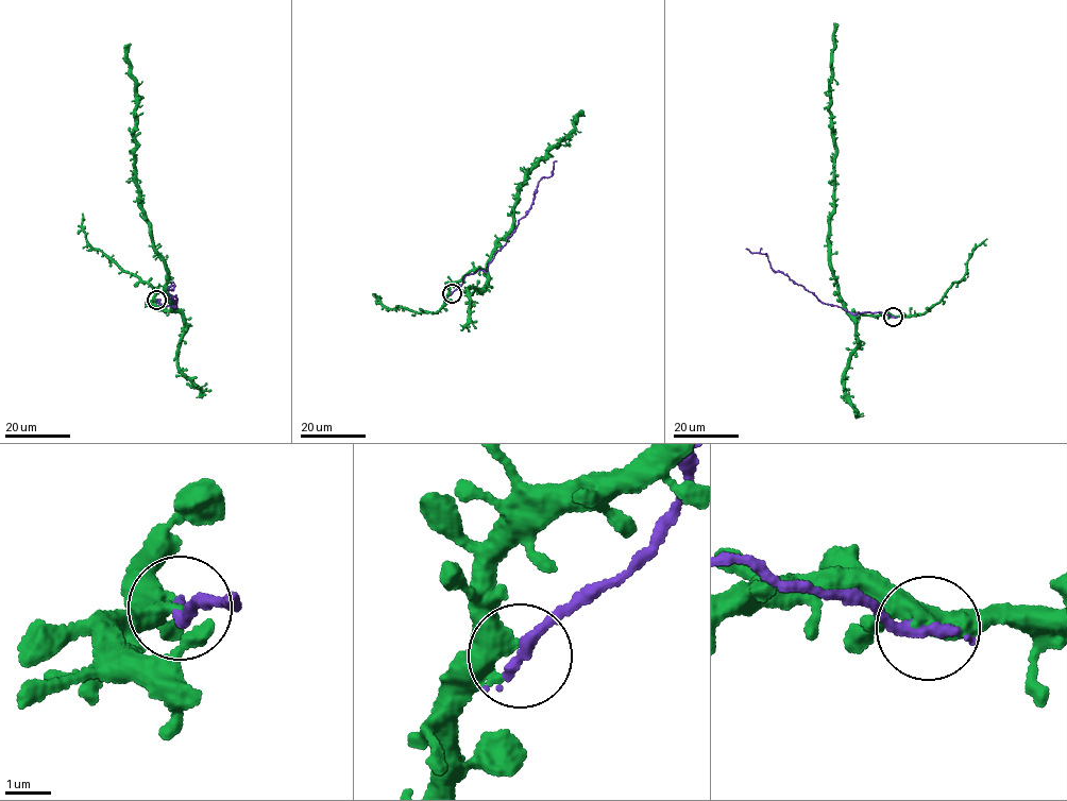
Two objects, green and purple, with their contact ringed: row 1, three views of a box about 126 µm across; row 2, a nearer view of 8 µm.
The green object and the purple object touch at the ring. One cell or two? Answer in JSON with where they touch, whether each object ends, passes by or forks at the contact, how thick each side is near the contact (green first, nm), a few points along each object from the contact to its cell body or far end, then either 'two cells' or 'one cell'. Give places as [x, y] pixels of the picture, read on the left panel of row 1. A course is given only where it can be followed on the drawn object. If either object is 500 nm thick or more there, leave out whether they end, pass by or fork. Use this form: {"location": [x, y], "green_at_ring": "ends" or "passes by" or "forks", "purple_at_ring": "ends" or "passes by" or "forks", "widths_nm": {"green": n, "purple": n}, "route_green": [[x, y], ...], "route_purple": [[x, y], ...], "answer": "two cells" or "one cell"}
{"location": [156, 300], "green_at_ring": "passes by", "purple_at_ring": "ends", "widths_nm": {"green": 420, "purple": 320}, "route_green": [[155, 300], [151, 302], [157, 307], [172, 310], [164, 257], [155, 248], [135, 170], [131, 44]], "route_purple": [[155, 300], [175, 308], [175, 296], [171, 299], [168, 291], [168, 288], [174, 286], [171, 289]], "answer": "two cells"}

